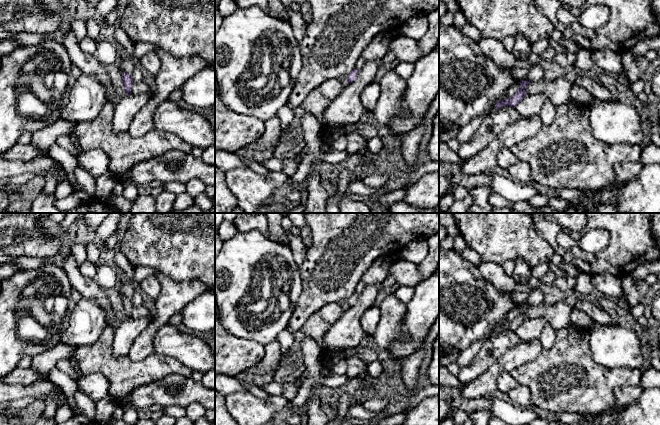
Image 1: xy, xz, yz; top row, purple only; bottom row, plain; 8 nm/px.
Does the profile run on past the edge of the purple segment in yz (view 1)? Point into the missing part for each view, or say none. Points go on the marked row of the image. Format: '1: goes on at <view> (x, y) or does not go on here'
1: does not go on here

